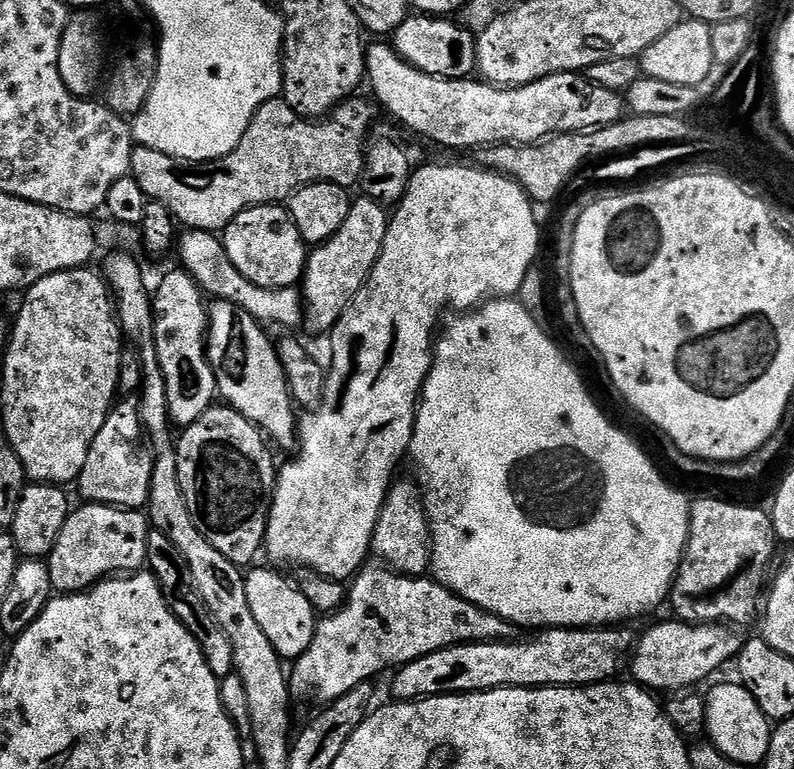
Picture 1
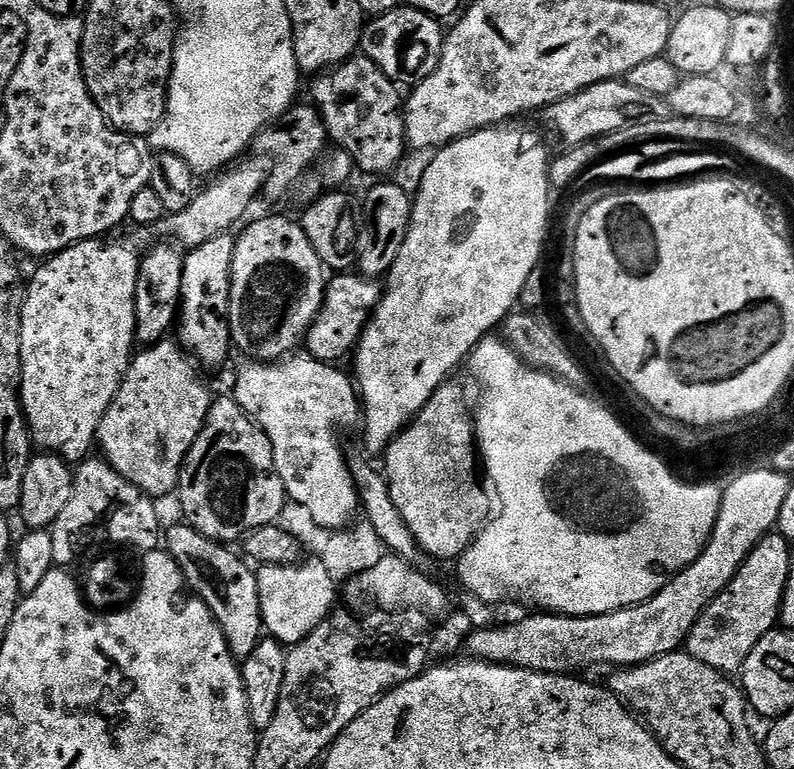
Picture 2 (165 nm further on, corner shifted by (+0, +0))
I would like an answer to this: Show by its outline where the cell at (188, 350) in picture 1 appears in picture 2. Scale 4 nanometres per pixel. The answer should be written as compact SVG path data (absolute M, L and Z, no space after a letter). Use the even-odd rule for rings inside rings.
M225 234L210 238L210 242L191 249L184 258L178 343L197 365L205 364L208 368L216 368L227 358L232 348L232 331L228 329L228 299L235 249L235 239Z

